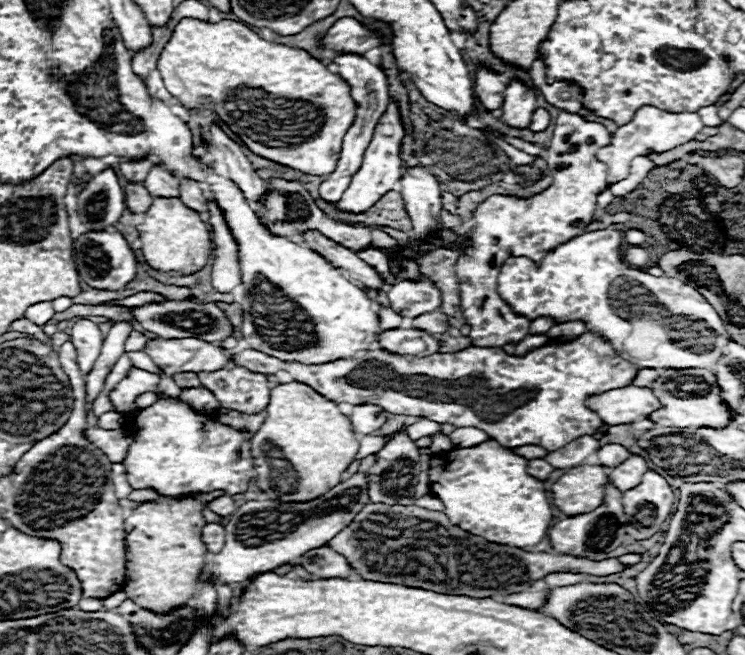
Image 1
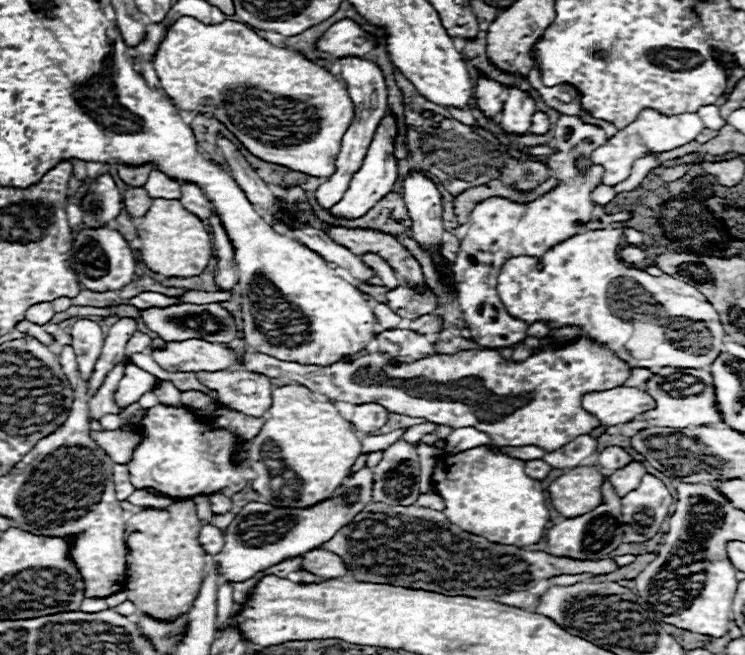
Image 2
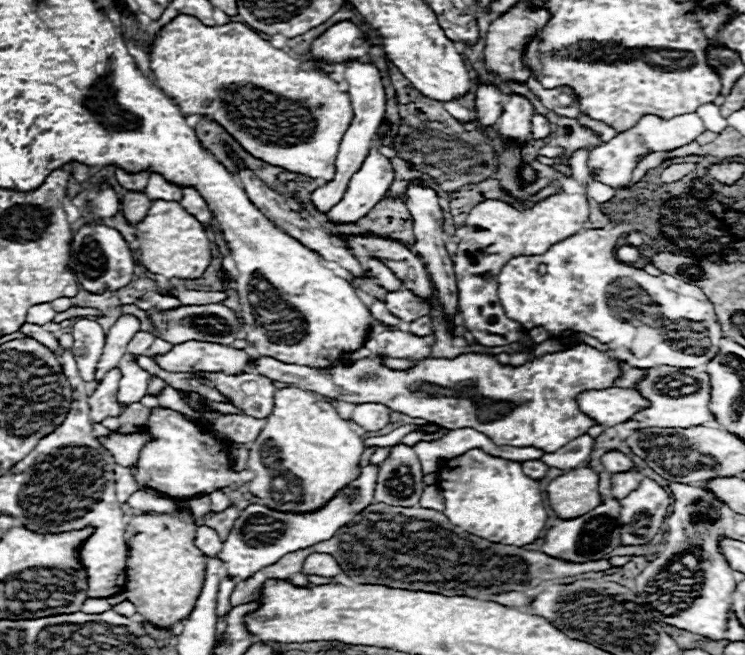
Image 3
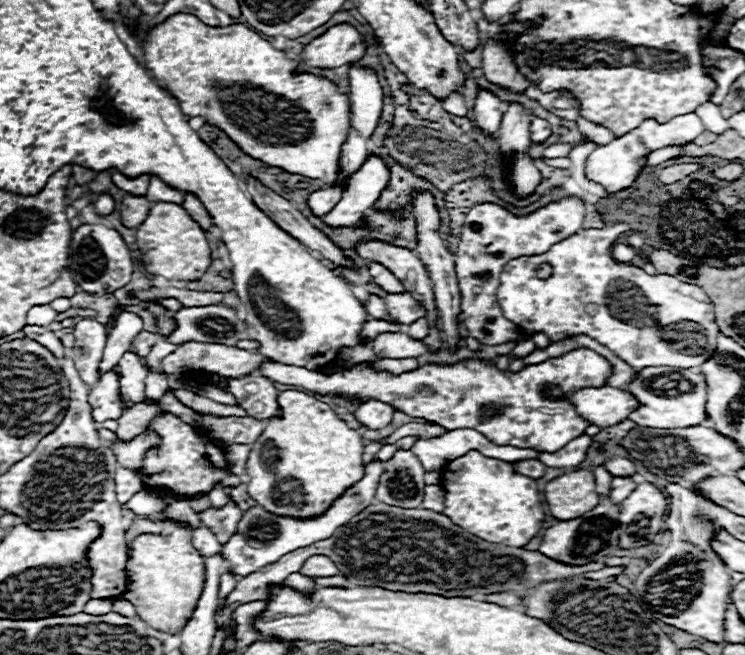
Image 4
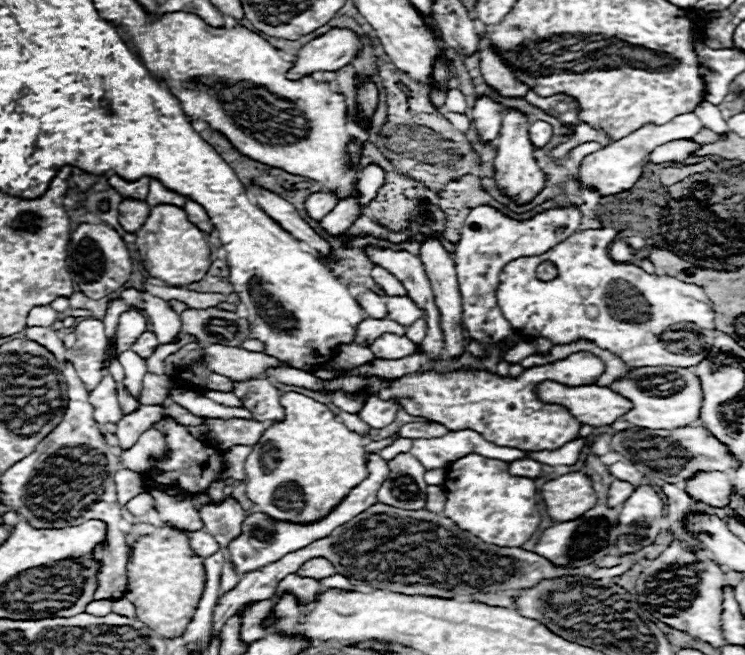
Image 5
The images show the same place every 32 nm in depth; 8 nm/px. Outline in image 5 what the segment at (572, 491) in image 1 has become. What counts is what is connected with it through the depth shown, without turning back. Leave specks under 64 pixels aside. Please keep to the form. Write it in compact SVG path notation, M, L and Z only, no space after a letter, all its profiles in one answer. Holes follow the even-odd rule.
M570 472L546 482L540 490L552 522L568 522L594 508L598 498L584 472Z

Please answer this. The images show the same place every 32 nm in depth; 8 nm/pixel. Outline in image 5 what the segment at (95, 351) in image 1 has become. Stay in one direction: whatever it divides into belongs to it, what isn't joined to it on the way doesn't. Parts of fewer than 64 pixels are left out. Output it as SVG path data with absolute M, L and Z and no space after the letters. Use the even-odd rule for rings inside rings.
M84 318L76 324L74 334L76 346L68 350L68 360L74 364L80 380L86 384L86 390L92 392L104 376L102 360L108 344L104 324L96 318Z

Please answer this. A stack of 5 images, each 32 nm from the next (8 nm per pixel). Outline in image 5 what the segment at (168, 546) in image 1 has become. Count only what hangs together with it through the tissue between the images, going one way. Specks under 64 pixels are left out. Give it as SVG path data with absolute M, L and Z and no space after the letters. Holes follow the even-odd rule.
M136 524L128 534L128 592L126 600L136 606L136 616L164 638L180 638L192 620L204 592L204 564L188 546L188 534L174 528Z

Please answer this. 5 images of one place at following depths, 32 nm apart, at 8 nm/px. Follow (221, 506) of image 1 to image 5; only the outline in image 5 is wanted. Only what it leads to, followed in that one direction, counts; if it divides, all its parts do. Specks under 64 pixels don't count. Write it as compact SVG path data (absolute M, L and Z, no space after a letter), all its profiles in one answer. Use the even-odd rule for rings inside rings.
M218 478L208 490L206 490L206 494L212 498L212 500L216 500L216 502L220 502L222 498L224 498L224 486L226 486L226 478Z

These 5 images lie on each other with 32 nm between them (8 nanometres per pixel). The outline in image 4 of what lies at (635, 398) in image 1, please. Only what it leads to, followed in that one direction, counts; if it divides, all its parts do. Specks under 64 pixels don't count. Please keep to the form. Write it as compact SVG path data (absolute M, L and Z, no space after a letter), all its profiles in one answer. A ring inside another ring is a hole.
M610 386L582 388L572 392L568 400L578 416L600 428L614 426L626 420L626 416L638 406L630 394Z

